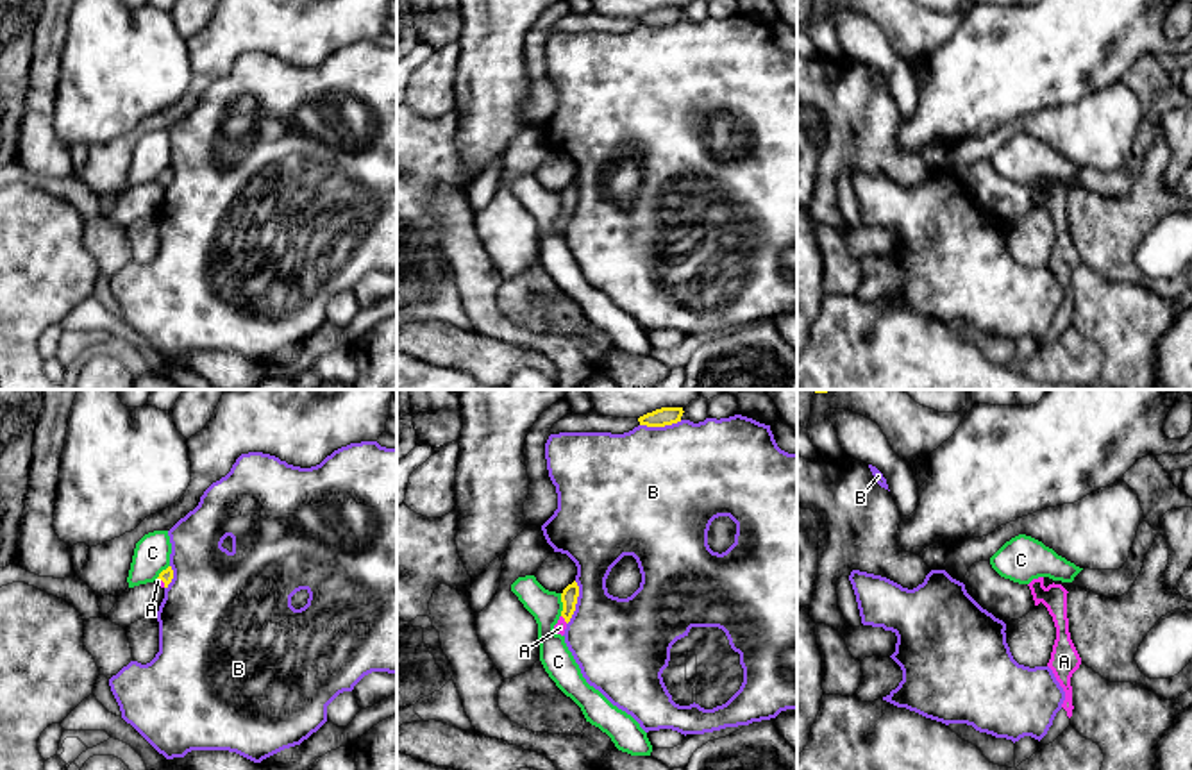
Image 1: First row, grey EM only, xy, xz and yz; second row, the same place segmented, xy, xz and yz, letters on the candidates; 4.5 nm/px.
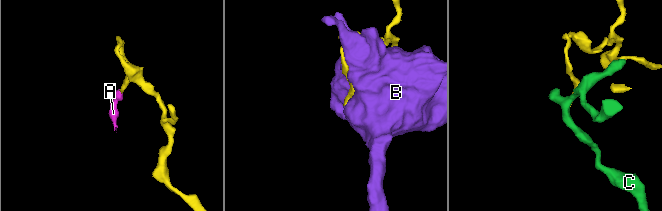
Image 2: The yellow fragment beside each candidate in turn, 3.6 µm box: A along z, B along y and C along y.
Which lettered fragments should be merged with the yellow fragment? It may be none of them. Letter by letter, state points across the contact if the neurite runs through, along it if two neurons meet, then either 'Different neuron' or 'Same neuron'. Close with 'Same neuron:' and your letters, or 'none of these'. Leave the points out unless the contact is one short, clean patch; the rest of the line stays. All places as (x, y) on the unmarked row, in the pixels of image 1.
A: Path across: xy (165, 175), (163, 181), (158, 181). Same neuron
B: Different neuron
C: Different neuron
Same neuron: A

